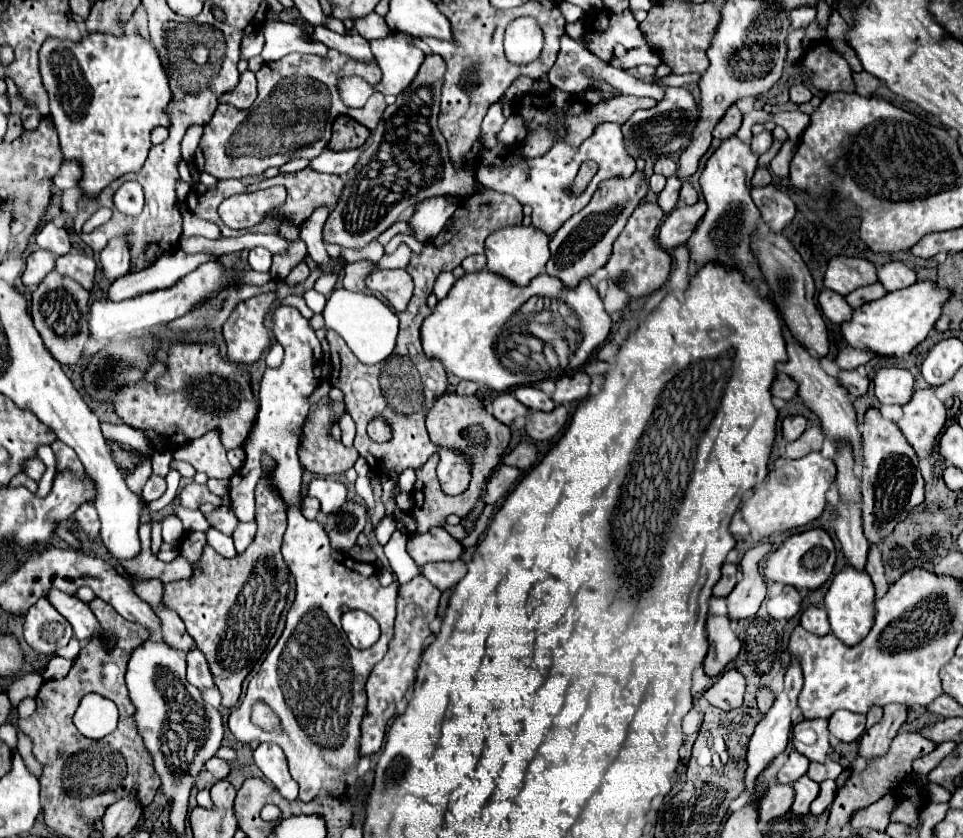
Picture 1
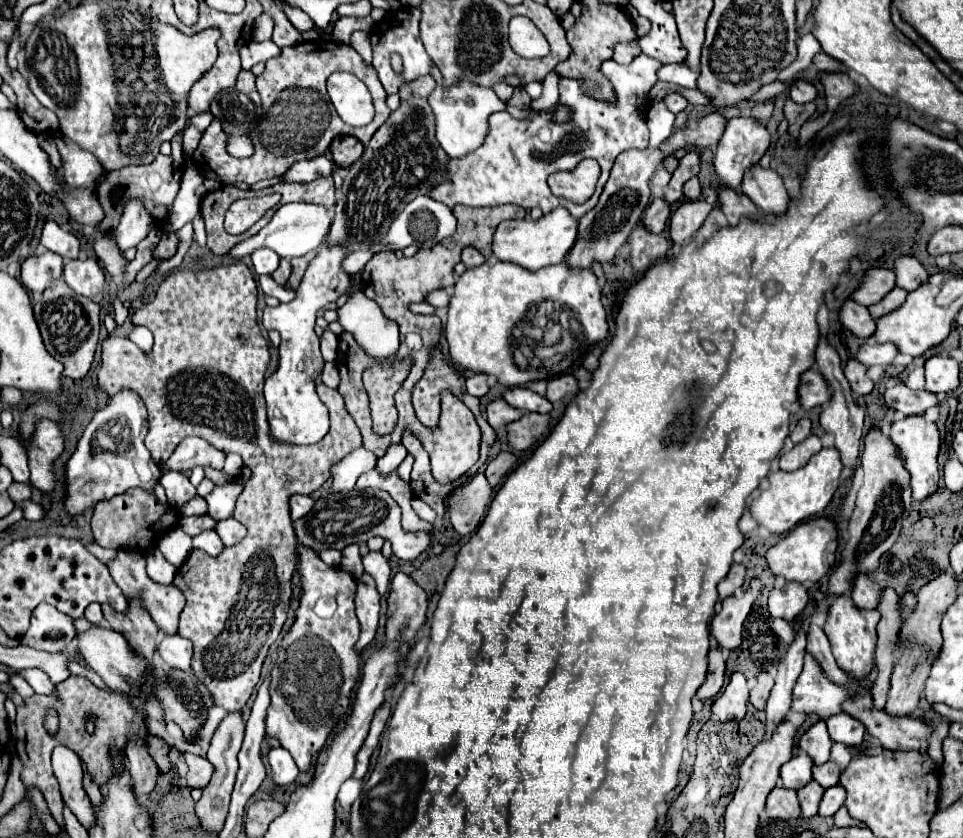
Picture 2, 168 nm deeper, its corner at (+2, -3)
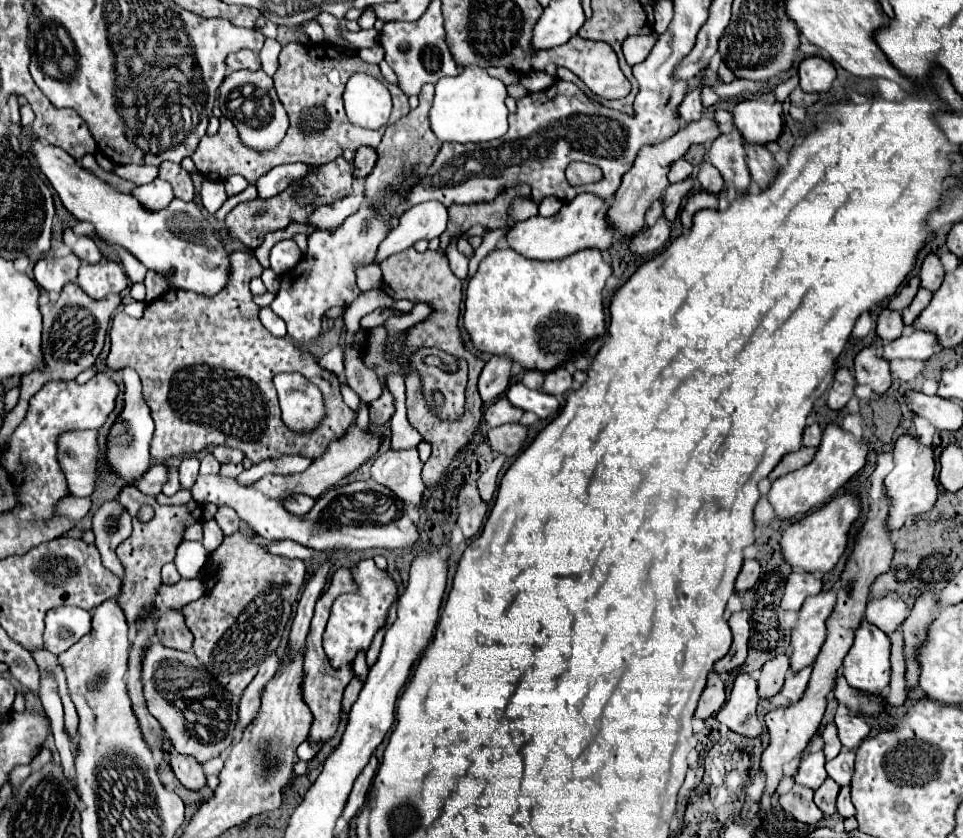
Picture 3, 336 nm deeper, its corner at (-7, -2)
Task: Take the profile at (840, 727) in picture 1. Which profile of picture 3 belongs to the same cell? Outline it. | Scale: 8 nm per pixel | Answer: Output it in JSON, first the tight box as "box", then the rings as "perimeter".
{"box":[835,712,869,748],"perimeter":[[[841,712],[835,716],[835,726],[839,730],[839,740],[845,748],[855,748],[861,744],[861,740],[869,736],[869,726],[861,716]]]}

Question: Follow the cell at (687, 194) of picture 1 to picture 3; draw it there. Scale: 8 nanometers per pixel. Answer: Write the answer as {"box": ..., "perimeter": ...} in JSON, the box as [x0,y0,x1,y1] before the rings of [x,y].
{"box":[697,162,723,194],"perimeter":[[[703,162],[699,166],[699,174],[697,174],[697,180],[701,184],[701,188],[705,192],[711,192],[711,194],[719,194],[723,190],[723,180],[721,176],[717,174],[717,168],[709,166],[709,162]]]}

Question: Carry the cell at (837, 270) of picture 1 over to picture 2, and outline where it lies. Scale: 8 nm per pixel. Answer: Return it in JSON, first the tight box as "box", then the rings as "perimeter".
{"box":[852,269,896,307],"perimeter":[[[870,269],[862,287],[852,293],[852,299],[858,301],[860,305],[866,305],[866,307],[880,303],[884,299],[884,295],[888,295],[888,291],[892,291],[896,287],[894,277],[896,277],[894,271]]]}

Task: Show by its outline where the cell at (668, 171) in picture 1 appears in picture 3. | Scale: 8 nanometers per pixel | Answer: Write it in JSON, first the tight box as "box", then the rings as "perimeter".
{"box":[683,146,705,166],"perimeter":[[[691,146],[683,158],[685,158],[691,166],[699,166],[701,160],[703,160],[703,152],[705,152],[703,146]]]}

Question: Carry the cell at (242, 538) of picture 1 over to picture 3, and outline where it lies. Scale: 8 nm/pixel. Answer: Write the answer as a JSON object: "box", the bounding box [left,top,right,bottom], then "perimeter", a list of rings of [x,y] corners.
{"box":[215,506,241,536],"perimeter":[[[221,506],[221,508],[217,510],[215,520],[217,520],[217,524],[219,524],[219,528],[223,530],[225,536],[235,534],[235,532],[239,530],[239,522],[241,522],[241,520],[237,518],[237,512],[235,512],[233,508],[229,508],[229,506]]]}

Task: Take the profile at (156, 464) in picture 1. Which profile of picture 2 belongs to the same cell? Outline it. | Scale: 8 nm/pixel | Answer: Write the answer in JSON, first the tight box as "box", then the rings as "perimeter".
{"box":[160,471,196,509],"perimeter":[[[176,471],[164,473],[162,479],[160,479],[160,483],[166,489],[168,503],[174,509],[180,509],[186,501],[190,501],[192,497],[196,497],[196,487],[188,481],[186,473],[176,473]]]}

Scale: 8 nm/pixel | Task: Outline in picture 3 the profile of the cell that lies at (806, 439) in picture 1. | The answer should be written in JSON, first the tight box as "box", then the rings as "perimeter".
{"box":[769,448,817,480],"perimeter":[[[799,448],[797,452],[791,452],[791,454],[787,454],[779,464],[777,464],[777,468],[769,474],[769,480],[775,480],[775,478],[779,478],[779,476],[785,476],[785,474],[789,474],[789,472],[793,472],[793,470],[797,470],[797,468],[803,468],[805,464],[809,464],[813,458],[815,458],[815,452],[817,452],[817,448]]]}

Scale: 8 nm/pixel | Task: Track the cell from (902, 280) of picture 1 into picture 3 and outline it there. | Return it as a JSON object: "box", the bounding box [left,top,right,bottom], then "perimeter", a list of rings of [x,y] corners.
{"box":[919,254,943,292],"perimeter":[[[929,254],[923,264],[921,264],[921,270],[919,270],[919,280],[921,280],[921,286],[935,292],[941,282],[943,282],[943,268],[939,264],[939,258],[935,254]]]}

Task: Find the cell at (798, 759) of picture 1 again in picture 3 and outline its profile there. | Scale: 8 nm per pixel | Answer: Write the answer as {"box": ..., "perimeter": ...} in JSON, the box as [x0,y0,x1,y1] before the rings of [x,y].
{"box":[795,752,827,790],"perimeter":[[[813,752],[813,754],[807,754],[801,764],[799,764],[799,770],[795,774],[795,782],[801,784],[801,786],[807,786],[811,790],[817,790],[827,778],[827,772],[825,772],[825,758],[823,758],[823,752]]]}

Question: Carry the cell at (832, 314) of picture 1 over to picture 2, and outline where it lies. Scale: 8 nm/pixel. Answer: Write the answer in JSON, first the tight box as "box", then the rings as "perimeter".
{"box":[840,301,876,337],"perimeter":[[[846,301],[842,311],[840,311],[840,319],[844,323],[844,327],[848,327],[856,337],[872,337],[872,331],[876,329],[876,321],[872,319],[868,307],[856,303],[856,301]]]}

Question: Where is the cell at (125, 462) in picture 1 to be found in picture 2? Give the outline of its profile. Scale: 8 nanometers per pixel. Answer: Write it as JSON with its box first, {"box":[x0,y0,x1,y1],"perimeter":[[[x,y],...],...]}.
{"box":[66,389,160,515],"perimeter":[[[122,389],[114,397],[108,399],[106,407],[102,407],[90,425],[86,427],[84,435],[78,441],[78,449],[66,465],[66,479],[68,479],[68,495],[66,495],[66,509],[72,515],[84,513],[90,505],[110,499],[118,493],[124,493],[132,487],[154,489],[160,469],[150,459],[150,453],[144,445],[144,437],[148,433],[148,417],[146,407],[132,389]]]}

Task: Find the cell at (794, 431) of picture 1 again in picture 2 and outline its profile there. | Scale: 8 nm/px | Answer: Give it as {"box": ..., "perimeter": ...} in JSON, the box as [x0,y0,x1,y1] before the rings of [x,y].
{"box":[790,419,810,443],"perimeter":[[[800,419],[798,425],[796,425],[796,429],[790,433],[790,439],[792,439],[792,443],[800,443],[808,435],[810,435],[810,419]]]}

